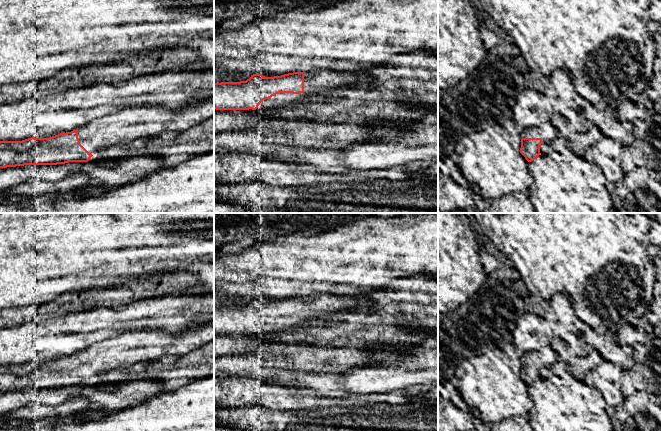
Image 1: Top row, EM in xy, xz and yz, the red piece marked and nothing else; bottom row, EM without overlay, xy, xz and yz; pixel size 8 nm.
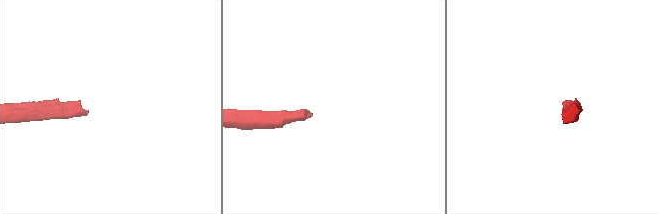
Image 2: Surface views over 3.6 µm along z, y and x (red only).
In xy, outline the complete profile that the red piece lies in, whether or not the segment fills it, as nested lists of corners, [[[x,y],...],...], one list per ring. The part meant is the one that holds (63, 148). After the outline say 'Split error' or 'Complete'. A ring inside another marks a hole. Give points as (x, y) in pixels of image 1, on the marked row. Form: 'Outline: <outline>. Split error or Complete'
Outline: [[[214,98],[183,110],[169,111],[162,107],[131,107],[49,138],[31,137],[22,141],[0,141],[0,168],[24,165],[57,165],[88,162],[101,147],[126,144],[136,139],[157,138],[165,132],[184,132],[214,117]]]. Split error

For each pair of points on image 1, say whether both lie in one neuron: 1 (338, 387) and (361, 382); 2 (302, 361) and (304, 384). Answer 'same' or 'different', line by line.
1: same
2: different

